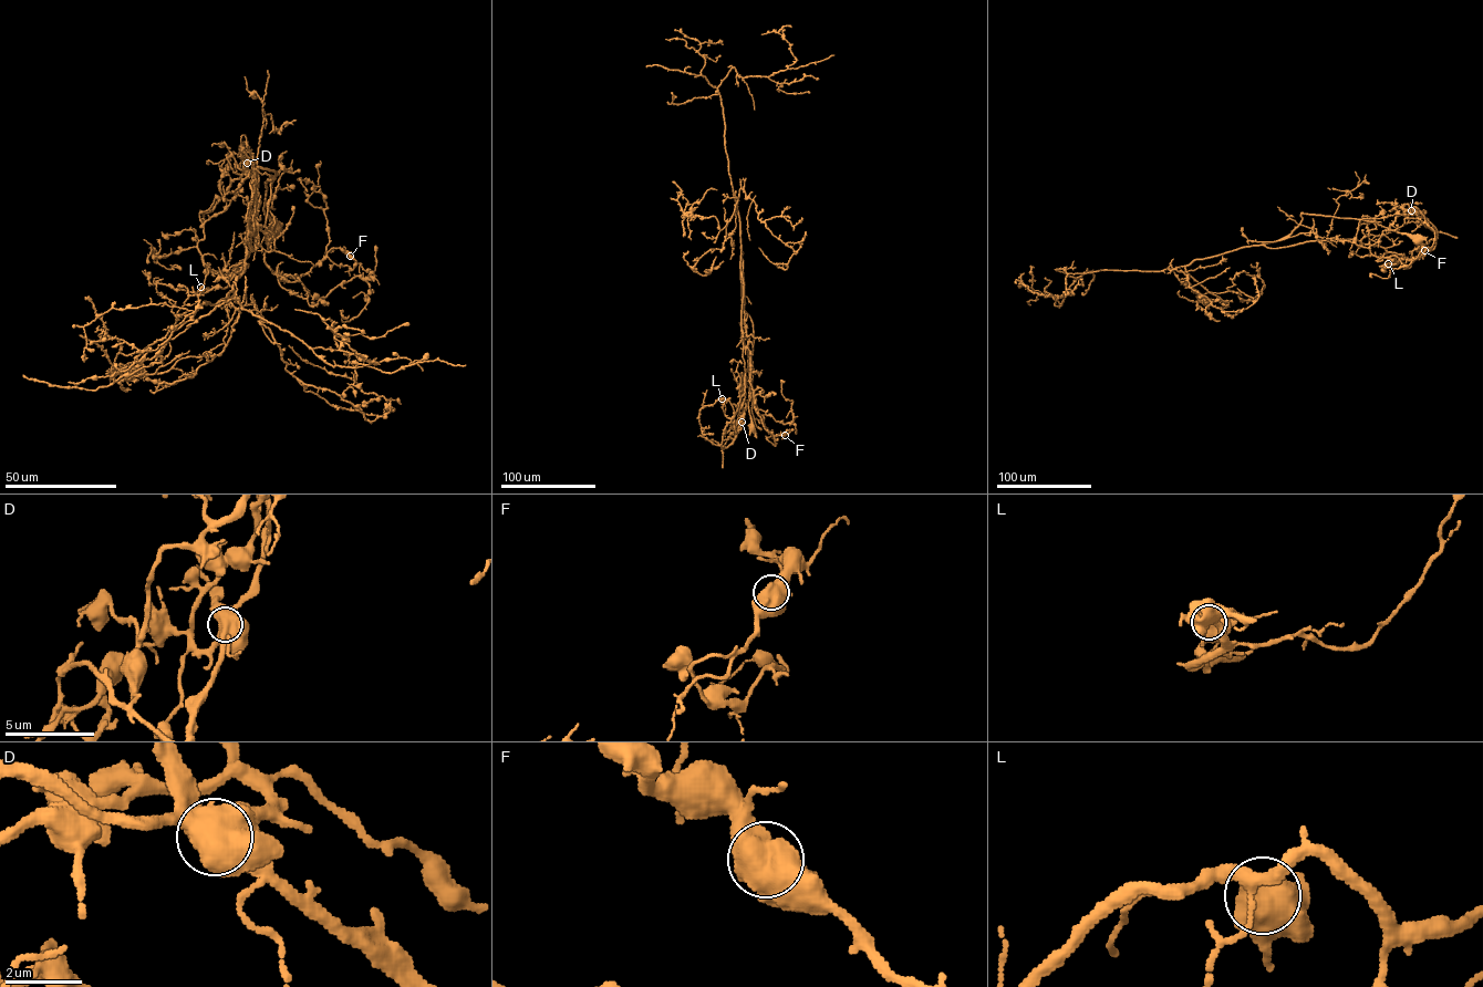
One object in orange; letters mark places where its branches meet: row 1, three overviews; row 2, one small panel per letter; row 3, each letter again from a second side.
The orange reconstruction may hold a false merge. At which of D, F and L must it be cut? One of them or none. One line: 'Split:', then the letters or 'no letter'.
Split: D

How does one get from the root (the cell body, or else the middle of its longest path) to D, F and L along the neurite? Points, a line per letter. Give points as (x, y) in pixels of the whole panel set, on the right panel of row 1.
D: (1417, 240), (1373, 221), (1302, 213), (1290, 234), (1263, 245), (1378, 245), (1395, 218), (1411, 210)
F: (1417, 240), (1373, 221), (1302, 213), (1290, 234), (1263, 245), (1337, 237), (1379, 258), (1416, 259), (1424, 250)
L: (1417, 240), (1373, 221), (1302, 213), (1290, 234), (1263, 245), (1357, 239), (1402, 255), (1388, 263)

